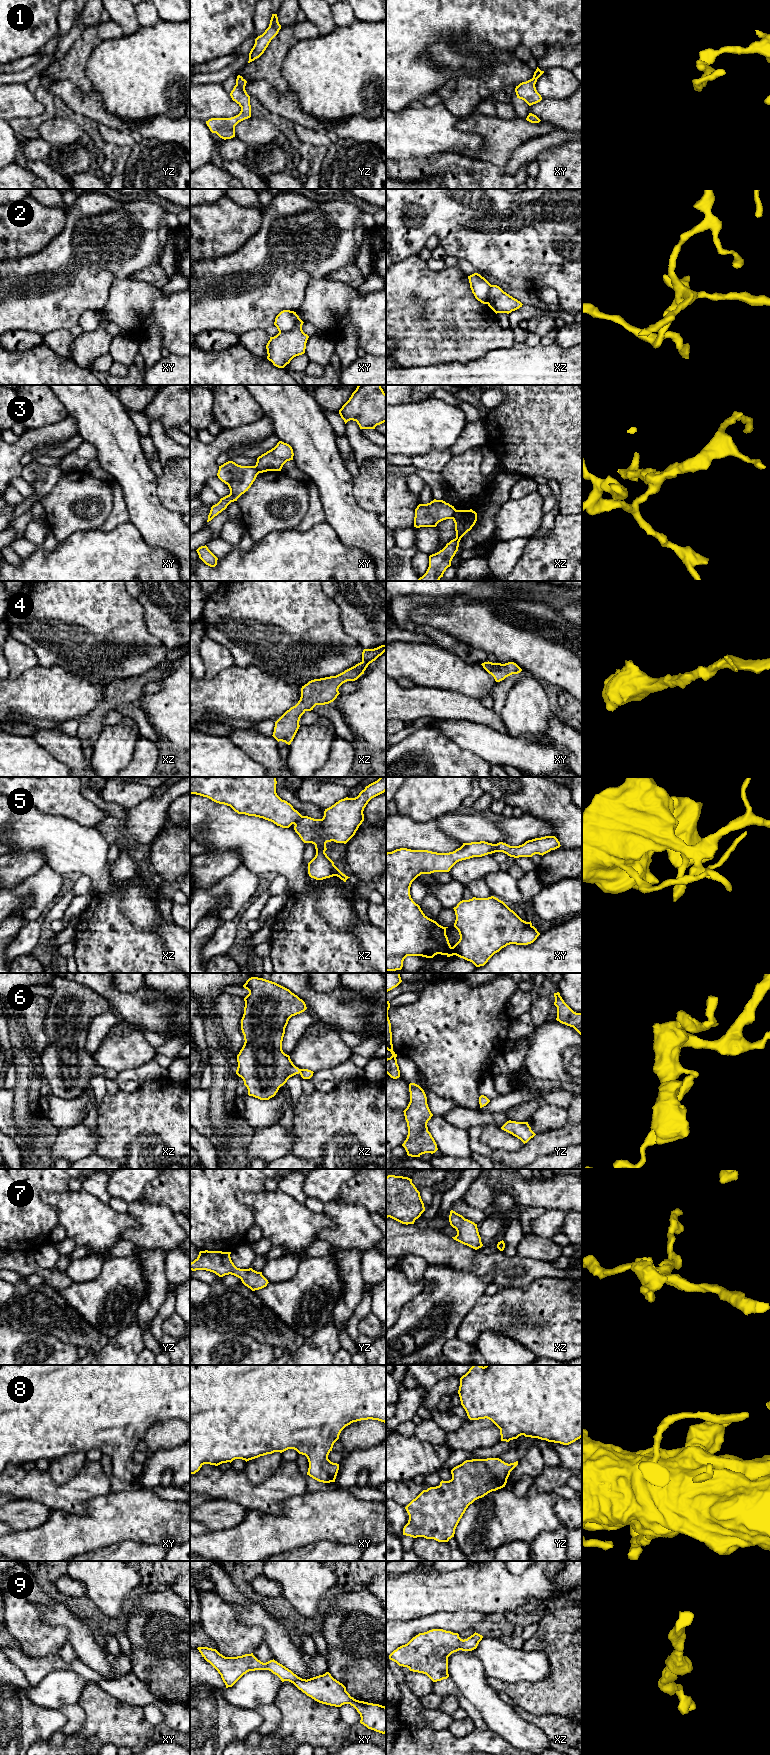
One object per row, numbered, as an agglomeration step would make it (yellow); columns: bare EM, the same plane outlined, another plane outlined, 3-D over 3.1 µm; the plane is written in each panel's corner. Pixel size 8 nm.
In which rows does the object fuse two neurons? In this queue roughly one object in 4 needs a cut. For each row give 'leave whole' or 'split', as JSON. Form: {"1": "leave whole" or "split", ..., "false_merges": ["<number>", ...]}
{"1": "leave whole", "2": "split", "3": "split", "4": "leave whole", "5": "split", "6": "leave whole", "7": "leave whole", "8": "leave whole", "9": "leave whole", "false_merges": ["2", "3", "5"]}

